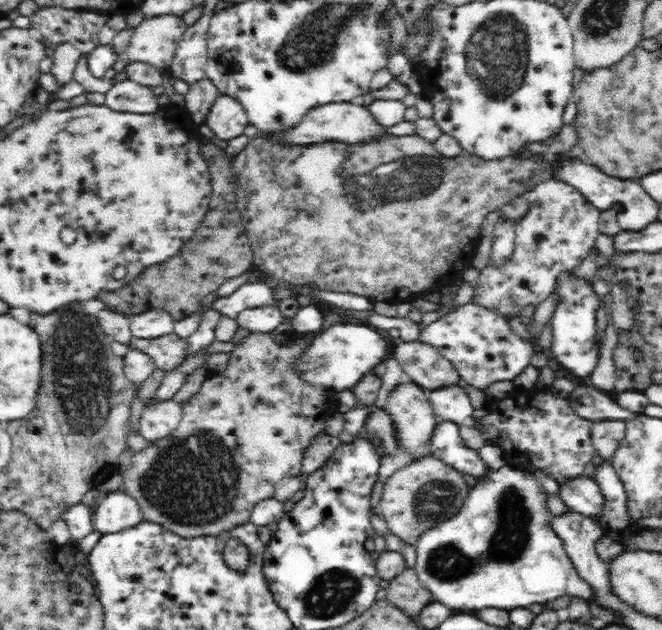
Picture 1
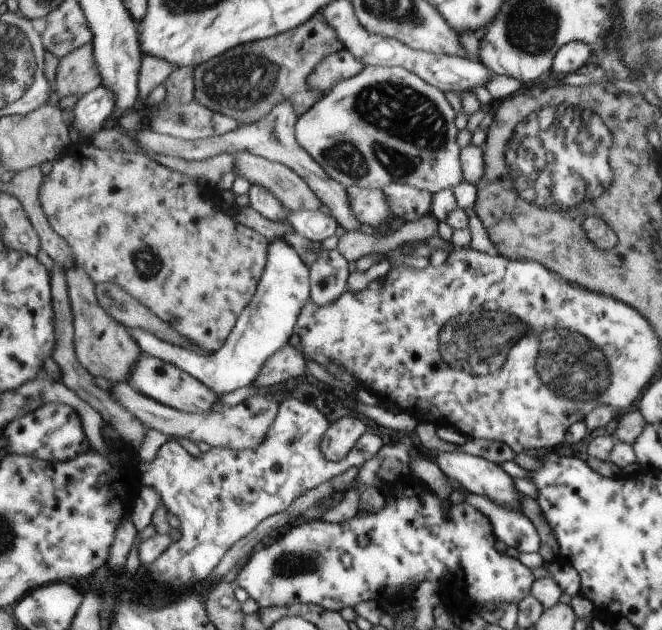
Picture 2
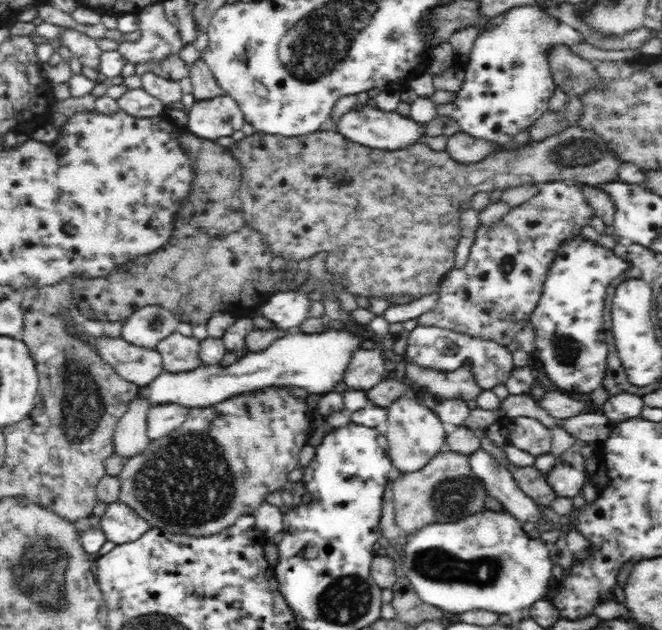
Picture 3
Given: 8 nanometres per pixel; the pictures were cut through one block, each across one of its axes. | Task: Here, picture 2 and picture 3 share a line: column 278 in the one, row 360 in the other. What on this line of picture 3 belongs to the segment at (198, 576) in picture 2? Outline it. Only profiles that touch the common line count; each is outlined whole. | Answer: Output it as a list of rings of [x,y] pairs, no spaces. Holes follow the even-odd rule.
[[[418,325],[410,332],[407,343],[407,356],[411,356],[416,362],[438,370],[458,370],[466,367],[476,387],[482,390],[492,390],[494,386],[505,384],[517,367],[513,353],[508,350],[508,344],[460,327]]]

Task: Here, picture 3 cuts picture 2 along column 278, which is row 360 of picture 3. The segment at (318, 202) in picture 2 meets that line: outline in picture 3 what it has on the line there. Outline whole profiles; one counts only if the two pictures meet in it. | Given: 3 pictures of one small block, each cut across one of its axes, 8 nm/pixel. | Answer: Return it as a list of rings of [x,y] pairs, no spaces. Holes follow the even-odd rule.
[[[177,330],[158,340],[154,344],[154,350],[161,356],[163,372],[178,374],[198,367],[196,354],[200,343],[192,335],[184,336]]]

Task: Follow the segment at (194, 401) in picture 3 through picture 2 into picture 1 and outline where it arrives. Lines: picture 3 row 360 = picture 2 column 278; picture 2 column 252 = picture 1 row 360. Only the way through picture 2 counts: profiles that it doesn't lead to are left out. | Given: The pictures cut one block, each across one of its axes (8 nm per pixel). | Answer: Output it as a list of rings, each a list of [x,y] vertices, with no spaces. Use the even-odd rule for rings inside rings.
[[[354,323],[337,324],[313,340],[300,359],[299,368],[306,382],[323,384],[333,390],[350,391],[365,374],[391,356],[392,344],[383,330]]]

